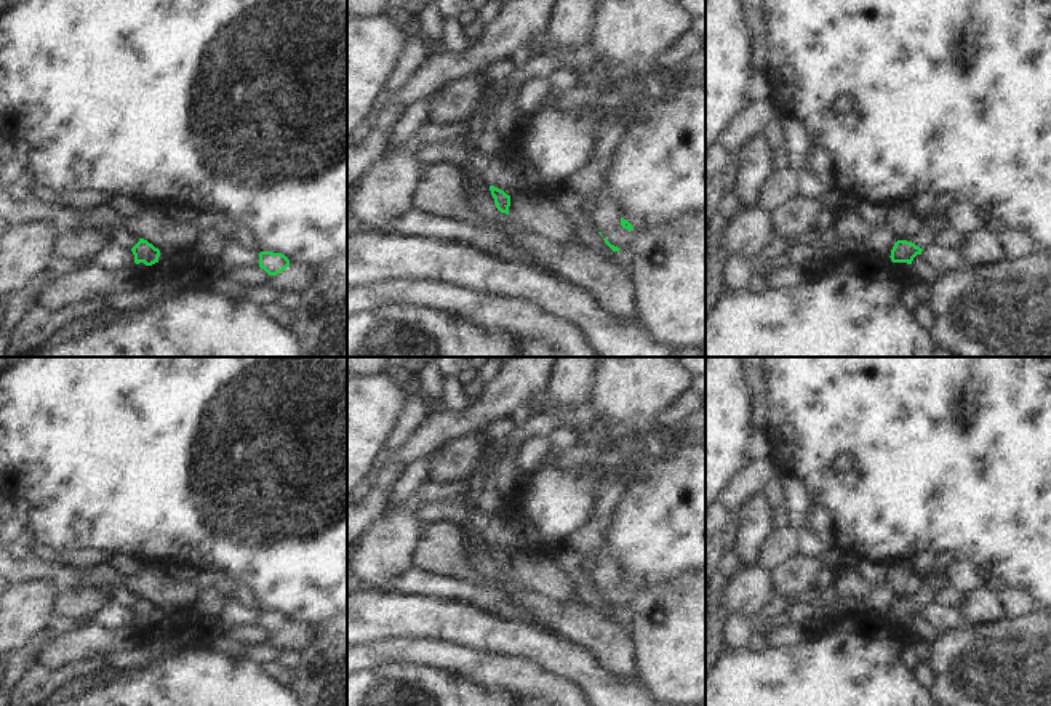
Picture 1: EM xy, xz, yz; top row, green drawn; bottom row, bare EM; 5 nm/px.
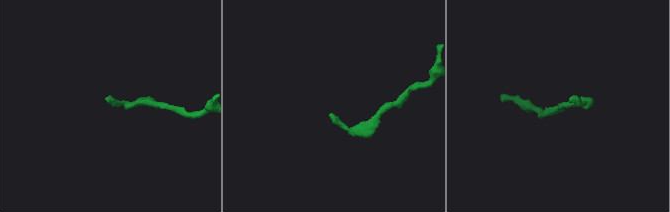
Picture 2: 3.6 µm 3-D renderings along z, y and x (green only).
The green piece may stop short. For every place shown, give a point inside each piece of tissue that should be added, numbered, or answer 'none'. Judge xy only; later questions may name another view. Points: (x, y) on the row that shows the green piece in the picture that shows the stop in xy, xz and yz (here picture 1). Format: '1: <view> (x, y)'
none.

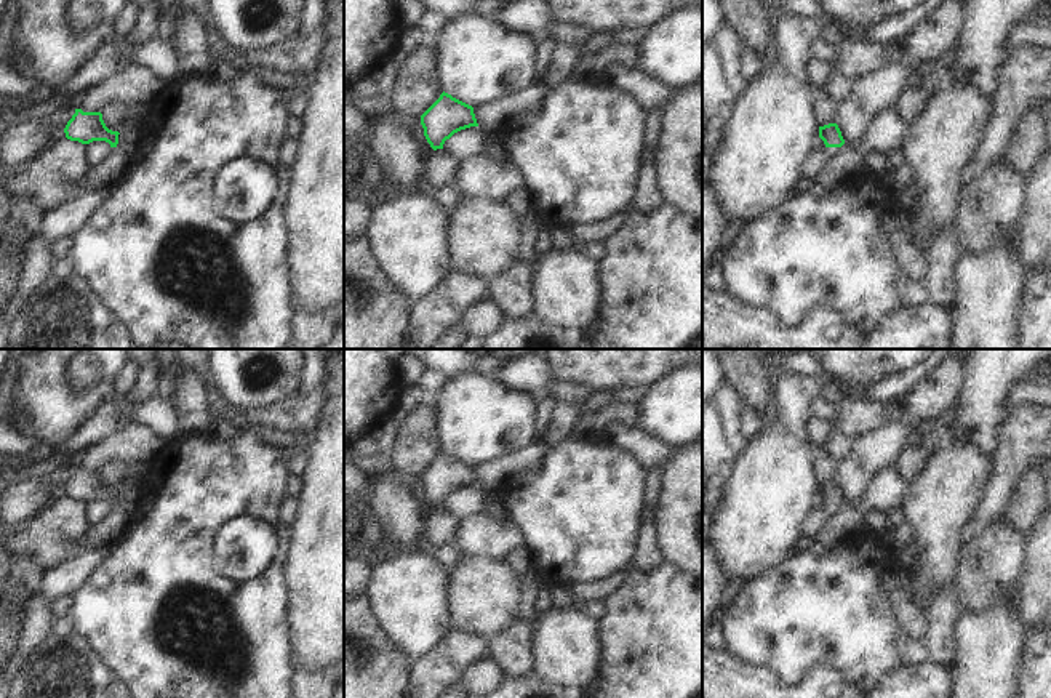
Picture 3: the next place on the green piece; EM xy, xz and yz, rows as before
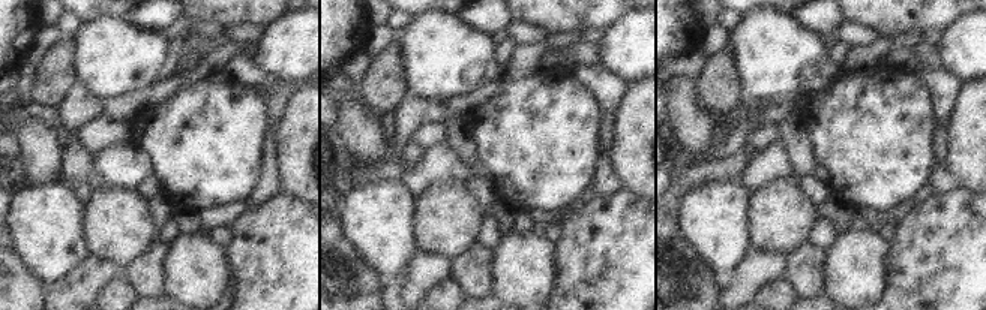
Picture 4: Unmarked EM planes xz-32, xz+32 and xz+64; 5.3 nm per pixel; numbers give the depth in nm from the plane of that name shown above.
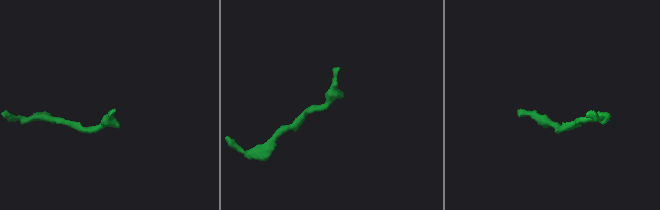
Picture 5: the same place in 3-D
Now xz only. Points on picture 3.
none.

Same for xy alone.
none.

